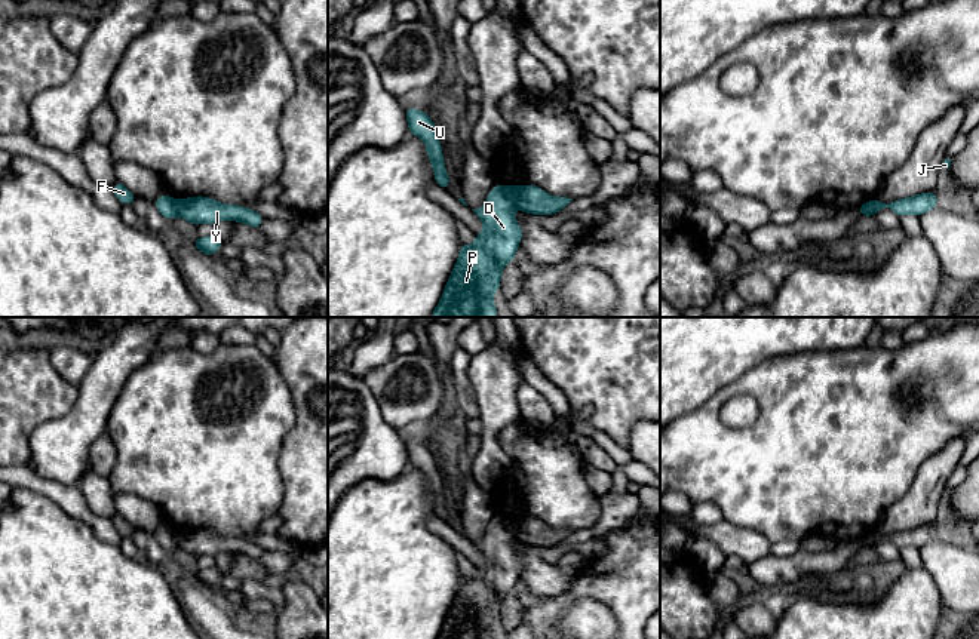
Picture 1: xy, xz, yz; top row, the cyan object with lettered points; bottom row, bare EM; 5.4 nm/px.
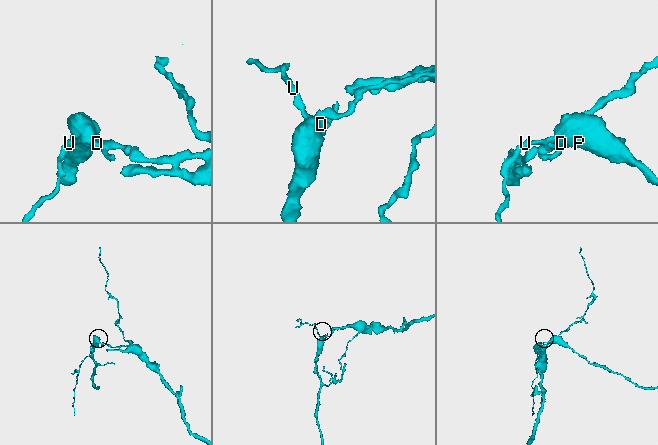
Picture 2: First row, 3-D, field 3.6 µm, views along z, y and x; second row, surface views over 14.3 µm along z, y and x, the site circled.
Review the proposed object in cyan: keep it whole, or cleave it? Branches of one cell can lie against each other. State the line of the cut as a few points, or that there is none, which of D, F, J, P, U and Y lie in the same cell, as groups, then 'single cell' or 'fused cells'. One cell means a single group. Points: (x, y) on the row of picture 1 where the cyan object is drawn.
cut xz (505, 189), (513, 205); groups D F J P U / Y; fused cells

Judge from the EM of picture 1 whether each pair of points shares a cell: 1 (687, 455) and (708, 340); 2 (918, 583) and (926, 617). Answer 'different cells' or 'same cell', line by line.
1: different cells
2: same cell

